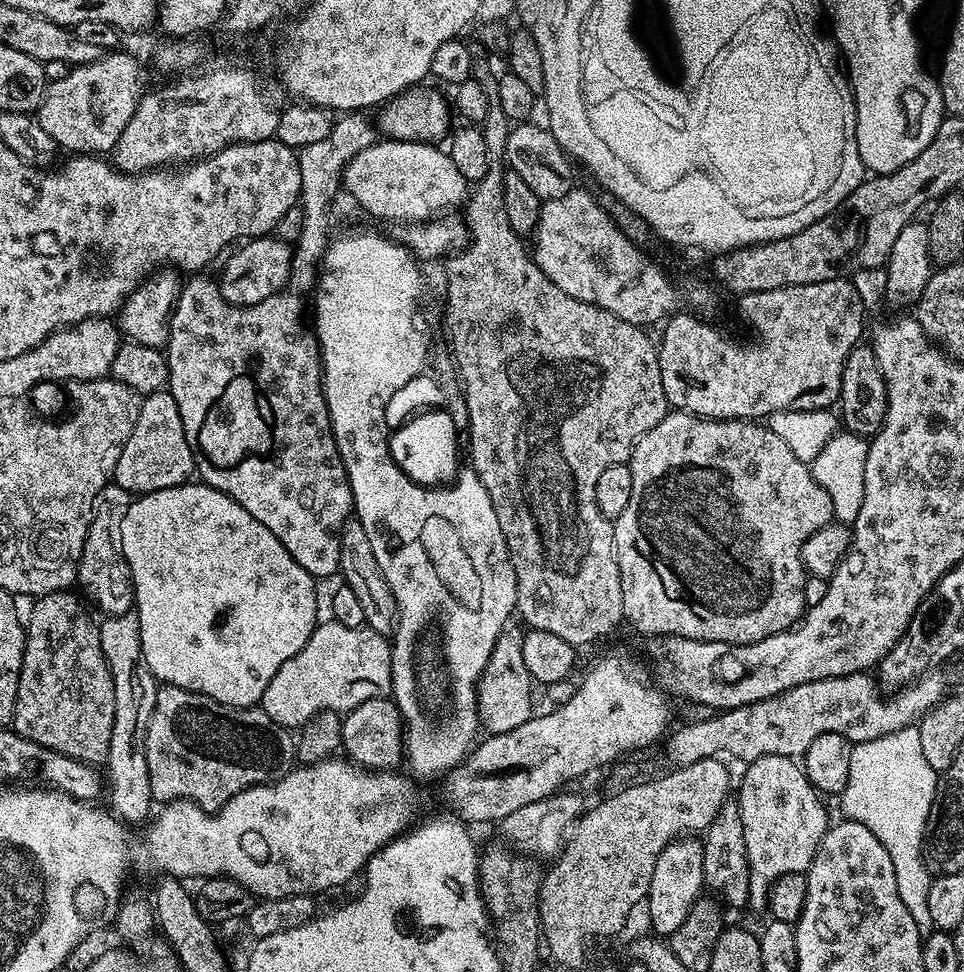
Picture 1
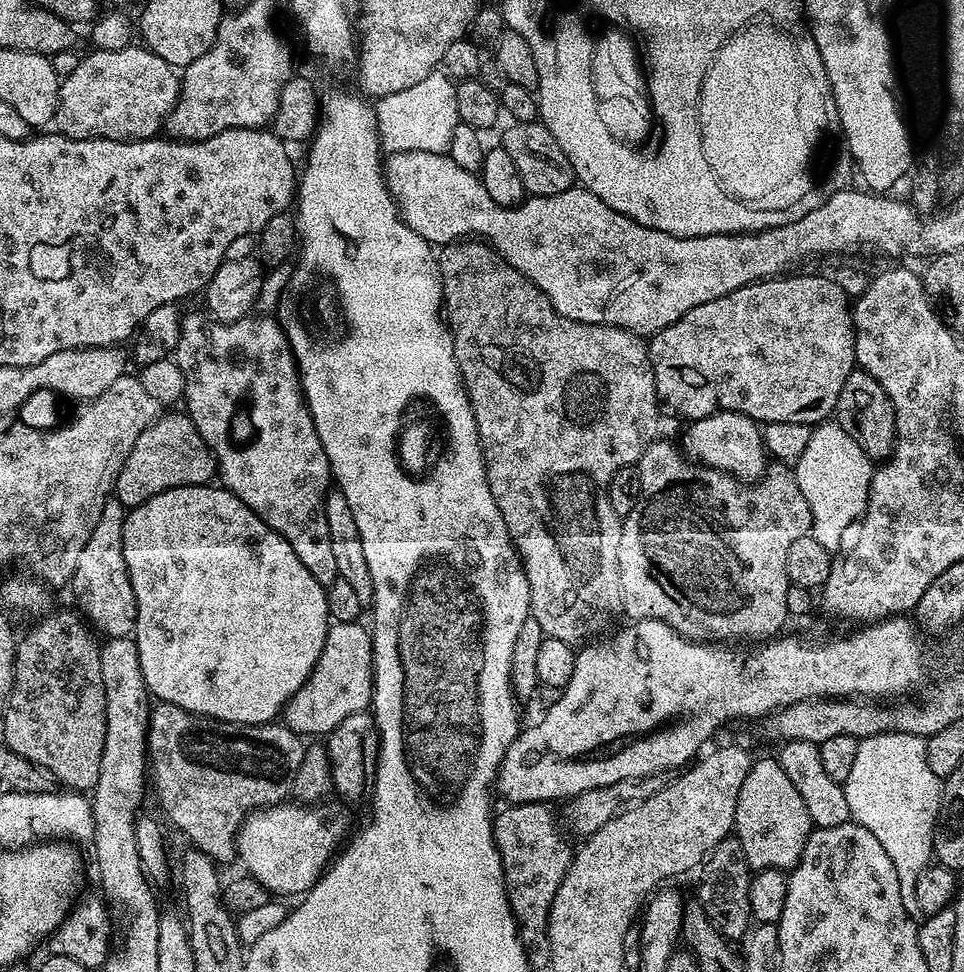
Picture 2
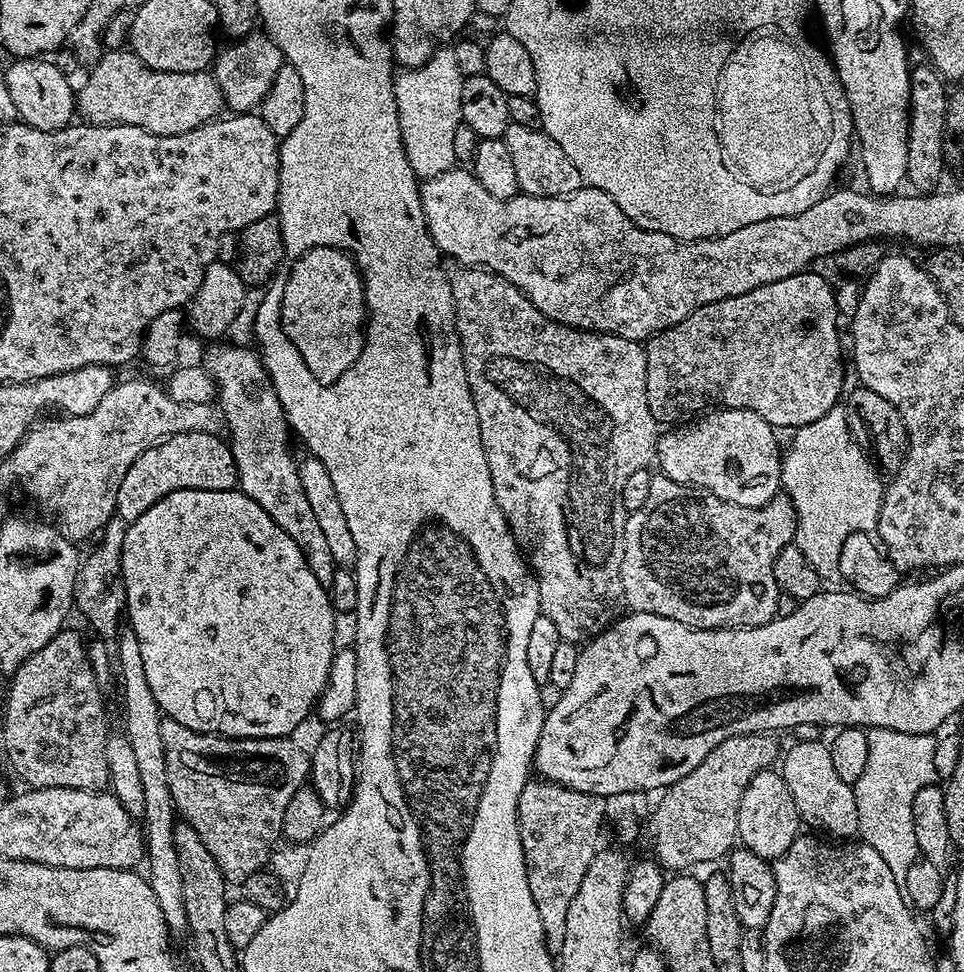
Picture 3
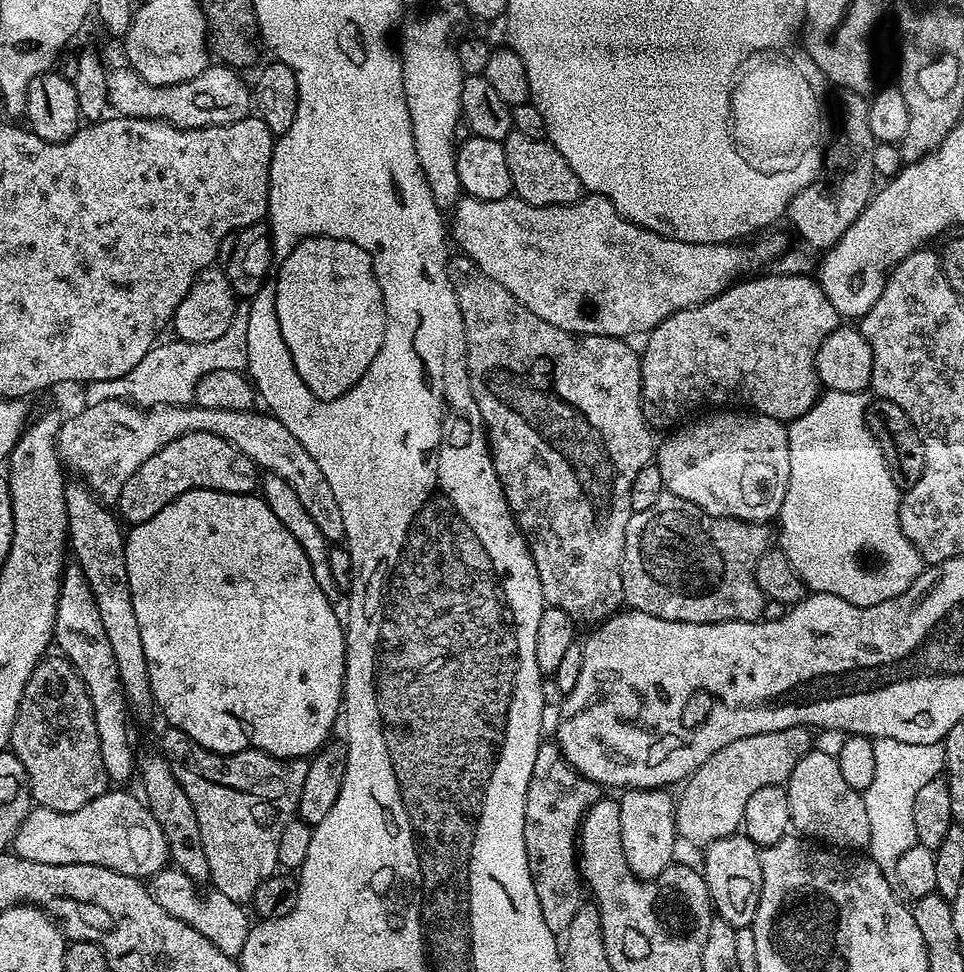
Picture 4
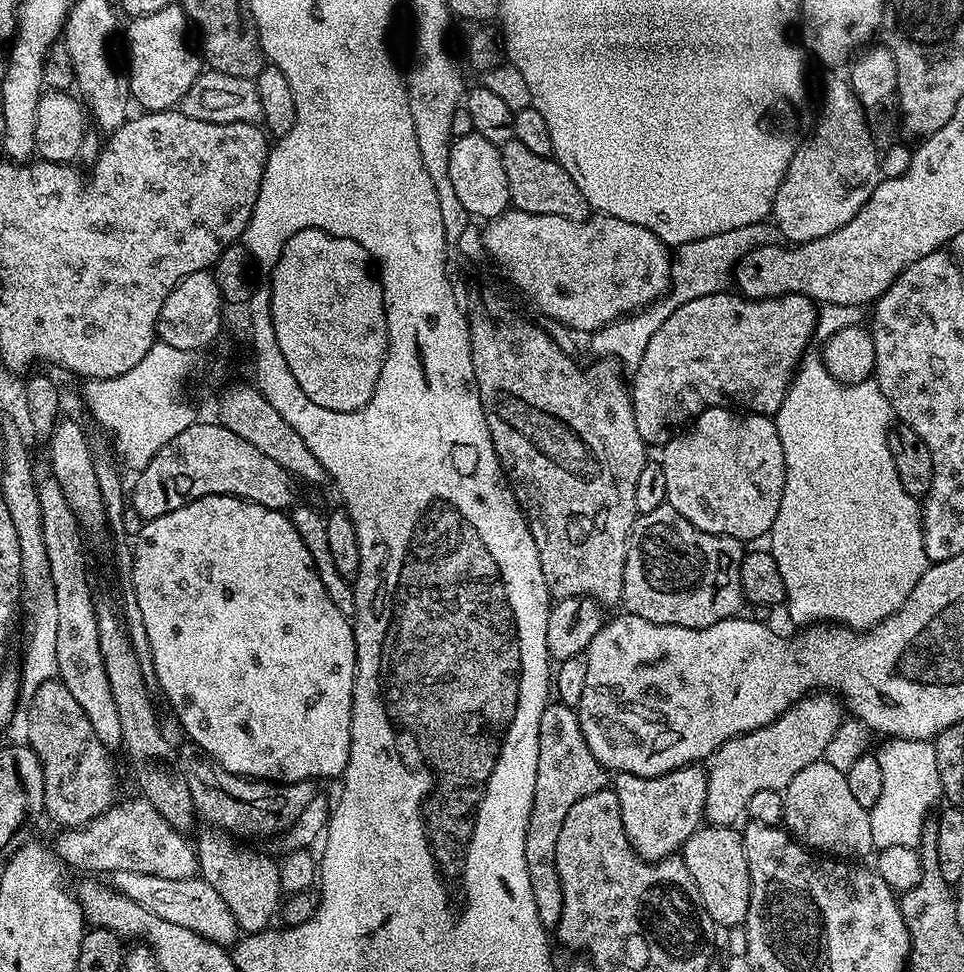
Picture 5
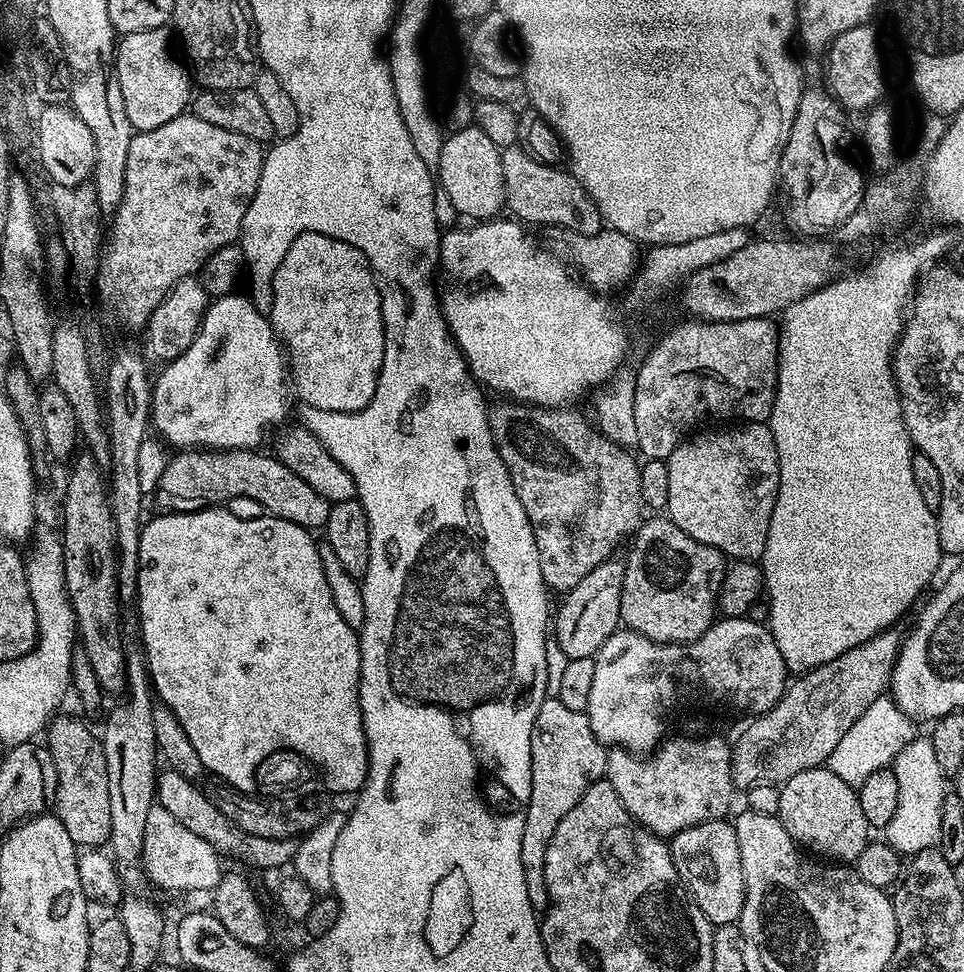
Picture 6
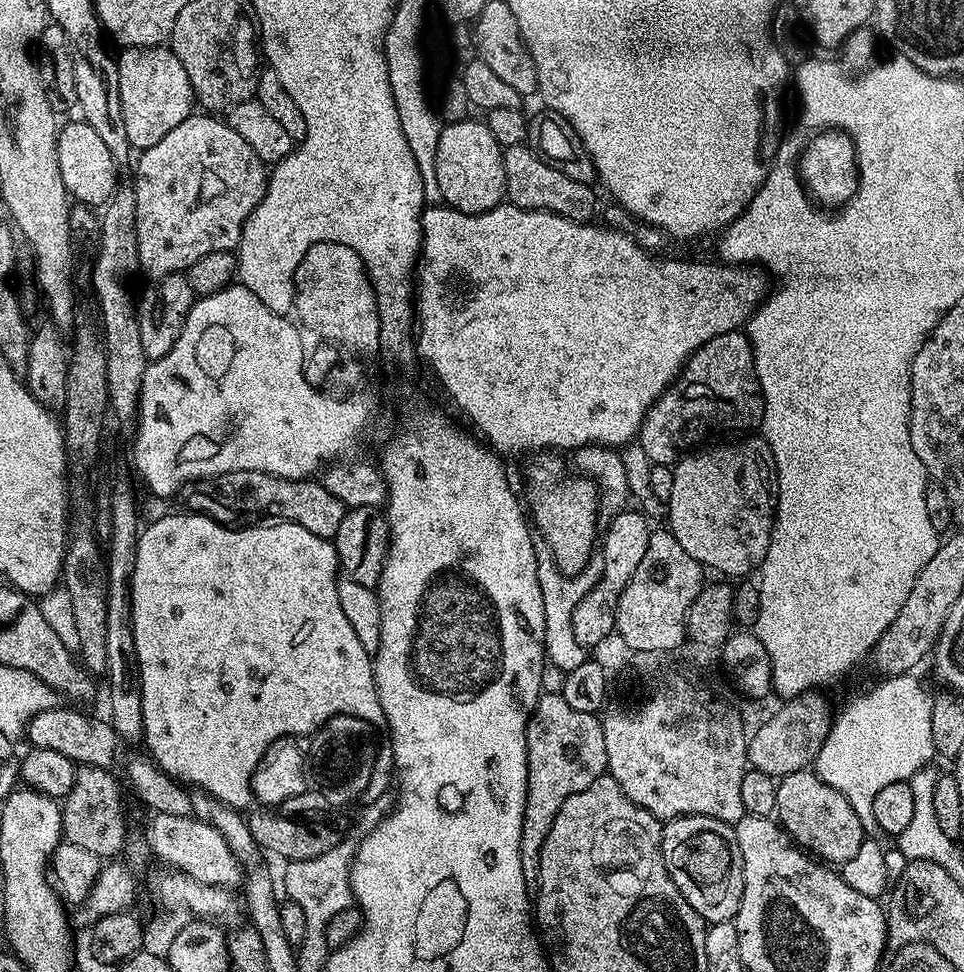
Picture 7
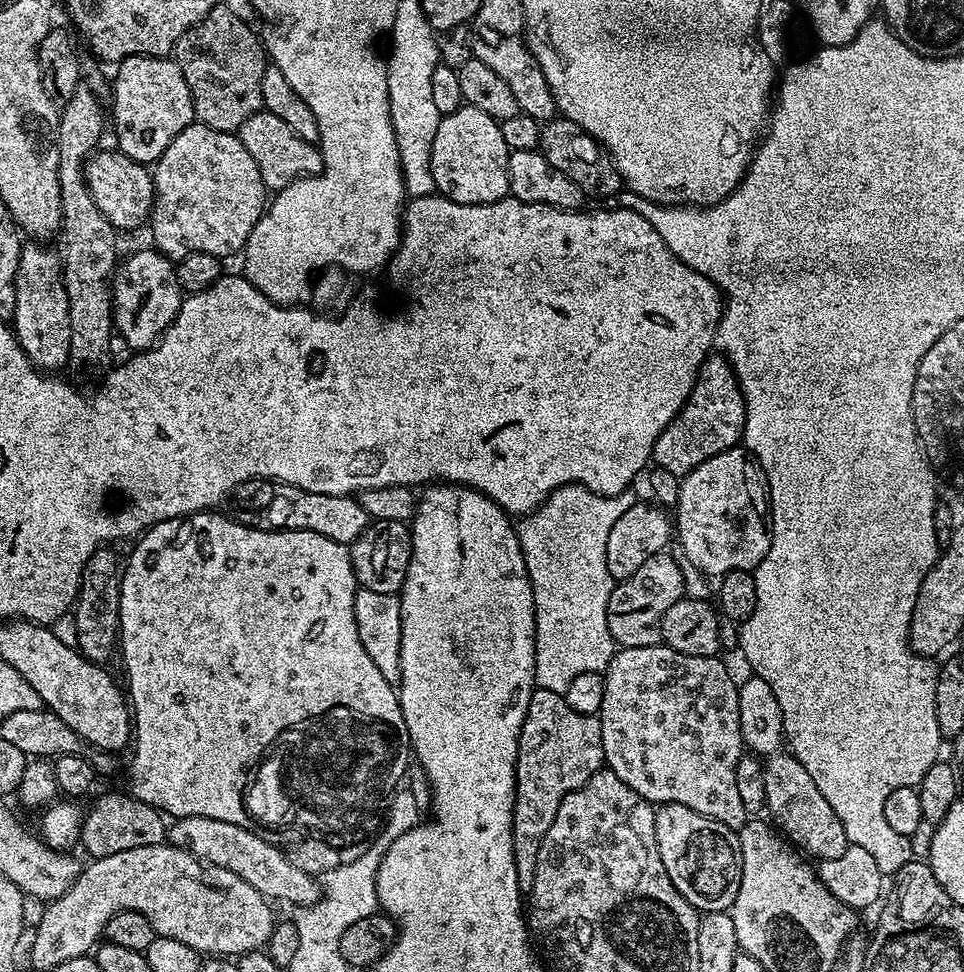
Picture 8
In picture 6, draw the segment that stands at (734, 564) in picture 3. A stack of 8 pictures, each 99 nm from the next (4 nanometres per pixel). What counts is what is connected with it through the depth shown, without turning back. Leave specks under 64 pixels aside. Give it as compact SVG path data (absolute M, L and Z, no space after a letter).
M667 518L645 519L631 544L622 582L623 627L659 644L691 644L714 623L717 615L726 567L724 553L690 538Z

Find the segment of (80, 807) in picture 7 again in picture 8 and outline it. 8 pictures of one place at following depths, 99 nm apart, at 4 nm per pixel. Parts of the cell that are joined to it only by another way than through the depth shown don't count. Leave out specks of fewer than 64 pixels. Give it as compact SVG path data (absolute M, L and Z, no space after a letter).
M121 794L121 796L100 796L83 813L80 822L79 843L89 852L89 857L109 856L110 854L122 854L122 850L134 850L138 846L150 846L151 844L163 844L166 840L166 820L163 815L152 805L135 800L133 796Z

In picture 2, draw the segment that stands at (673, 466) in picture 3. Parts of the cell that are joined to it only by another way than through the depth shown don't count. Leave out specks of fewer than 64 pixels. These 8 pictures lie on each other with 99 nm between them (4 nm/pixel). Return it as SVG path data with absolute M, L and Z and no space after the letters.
M715 412L701 420L693 420L684 432L682 451L689 460L716 468L741 482L755 482L764 475L766 449L761 425L741 412Z

